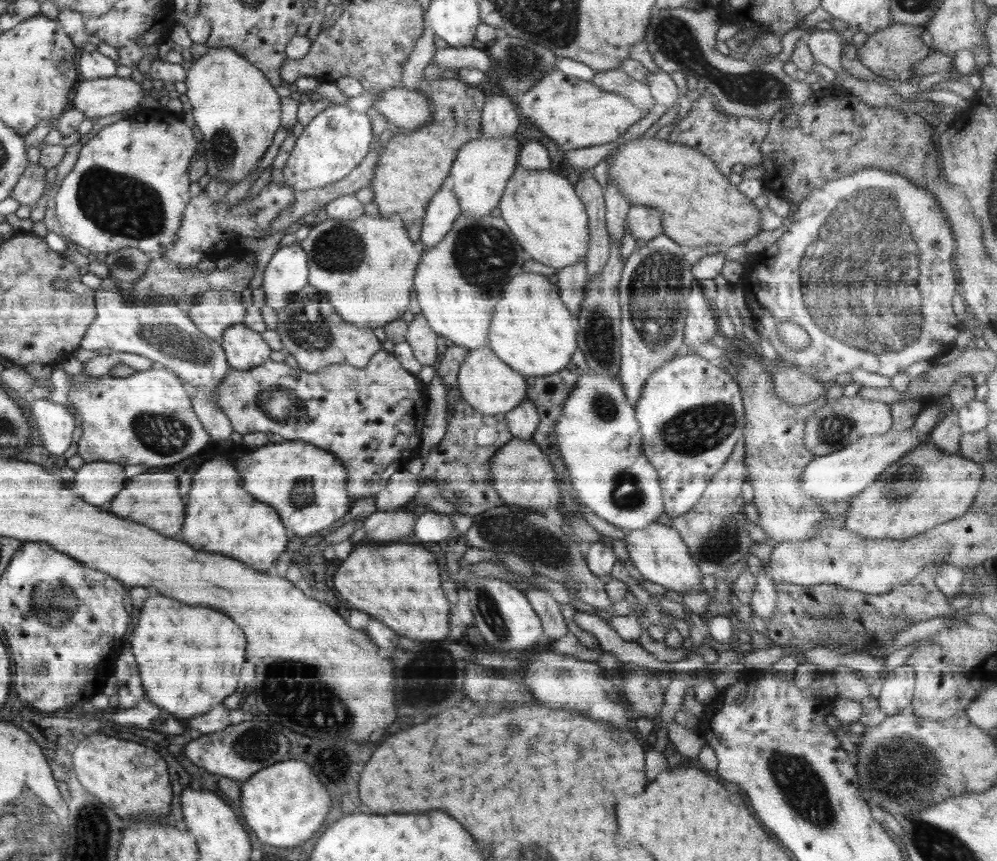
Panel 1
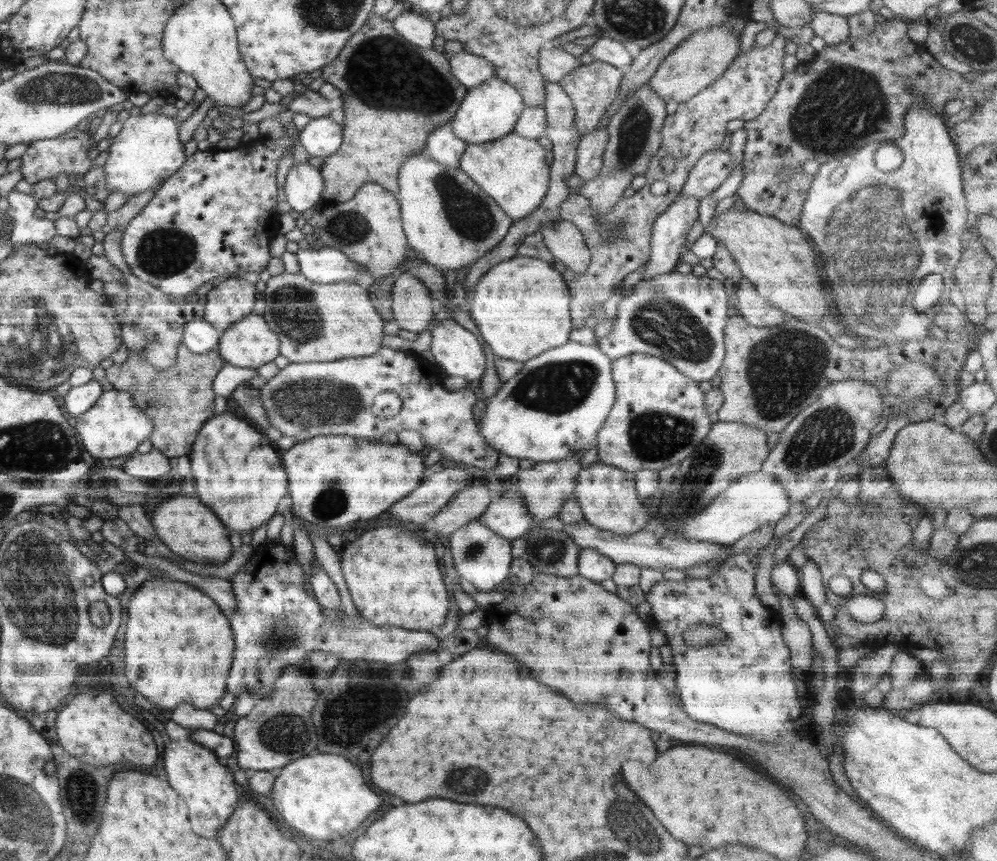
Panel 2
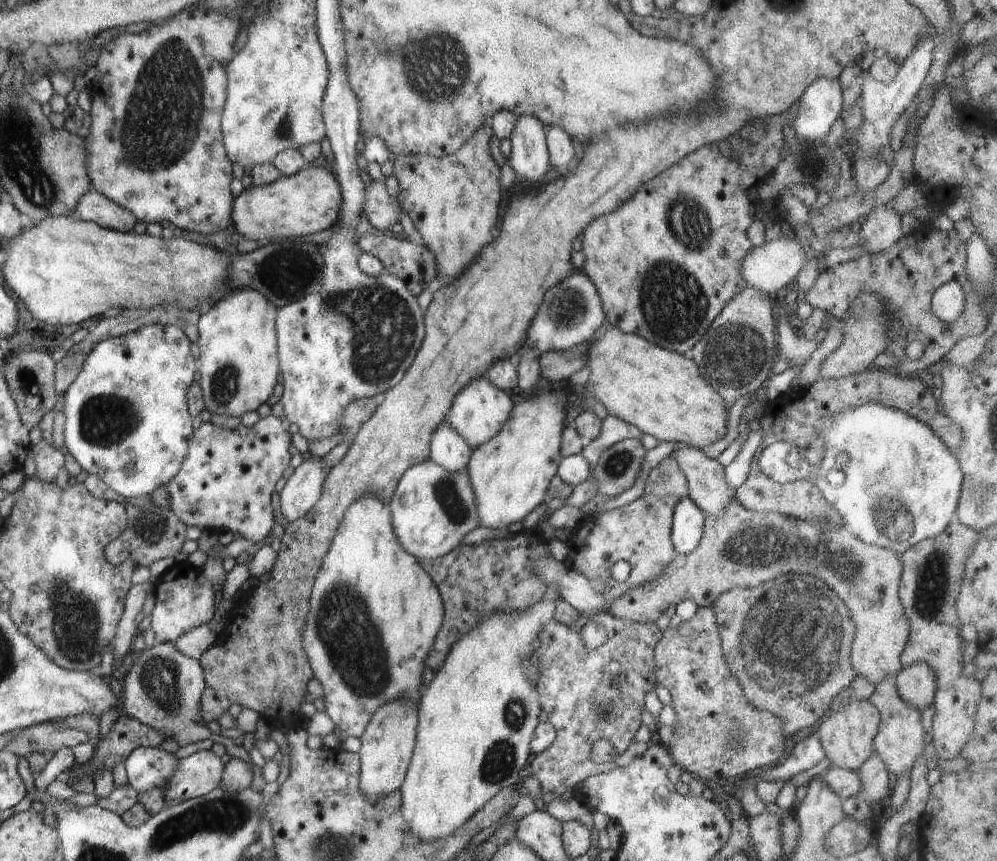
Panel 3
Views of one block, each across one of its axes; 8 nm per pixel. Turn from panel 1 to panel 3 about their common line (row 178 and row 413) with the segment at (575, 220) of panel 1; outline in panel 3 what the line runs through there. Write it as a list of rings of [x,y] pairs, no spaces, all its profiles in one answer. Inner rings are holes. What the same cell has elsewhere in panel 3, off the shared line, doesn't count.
[[[537,388],[531,395],[524,395],[516,405],[512,407],[506,422],[496,436],[474,448],[470,460],[466,466],[471,480],[471,488],[474,491],[479,527],[505,528],[512,522],[522,521],[532,512],[536,506],[540,506],[547,496],[550,481],[557,474],[557,468],[563,459],[561,455],[562,433],[565,429],[564,420],[567,416],[567,400],[569,395],[563,396],[550,389]]]

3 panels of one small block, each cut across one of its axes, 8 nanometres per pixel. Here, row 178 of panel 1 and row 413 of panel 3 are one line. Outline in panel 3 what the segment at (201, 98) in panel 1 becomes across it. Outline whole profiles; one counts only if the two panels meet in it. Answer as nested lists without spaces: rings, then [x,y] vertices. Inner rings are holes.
[[[250,288],[234,290],[218,300],[206,314],[198,319],[198,344],[196,346],[199,385],[203,390],[205,408],[211,413],[238,416],[256,410],[266,403],[278,384],[279,360],[276,306]]]

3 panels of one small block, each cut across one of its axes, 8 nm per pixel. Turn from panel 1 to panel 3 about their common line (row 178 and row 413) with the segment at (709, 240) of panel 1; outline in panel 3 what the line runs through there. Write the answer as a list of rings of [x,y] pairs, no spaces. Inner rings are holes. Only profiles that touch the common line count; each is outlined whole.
[[[609,325],[606,334],[600,340],[591,340],[588,348],[587,365],[590,374],[584,387],[604,404],[608,414],[633,424],[641,433],[651,434],[658,441],[684,443],[698,449],[720,442],[727,434],[728,404],[710,384],[706,384],[705,378],[692,359],[653,345],[642,336],[622,334],[614,325]]]

